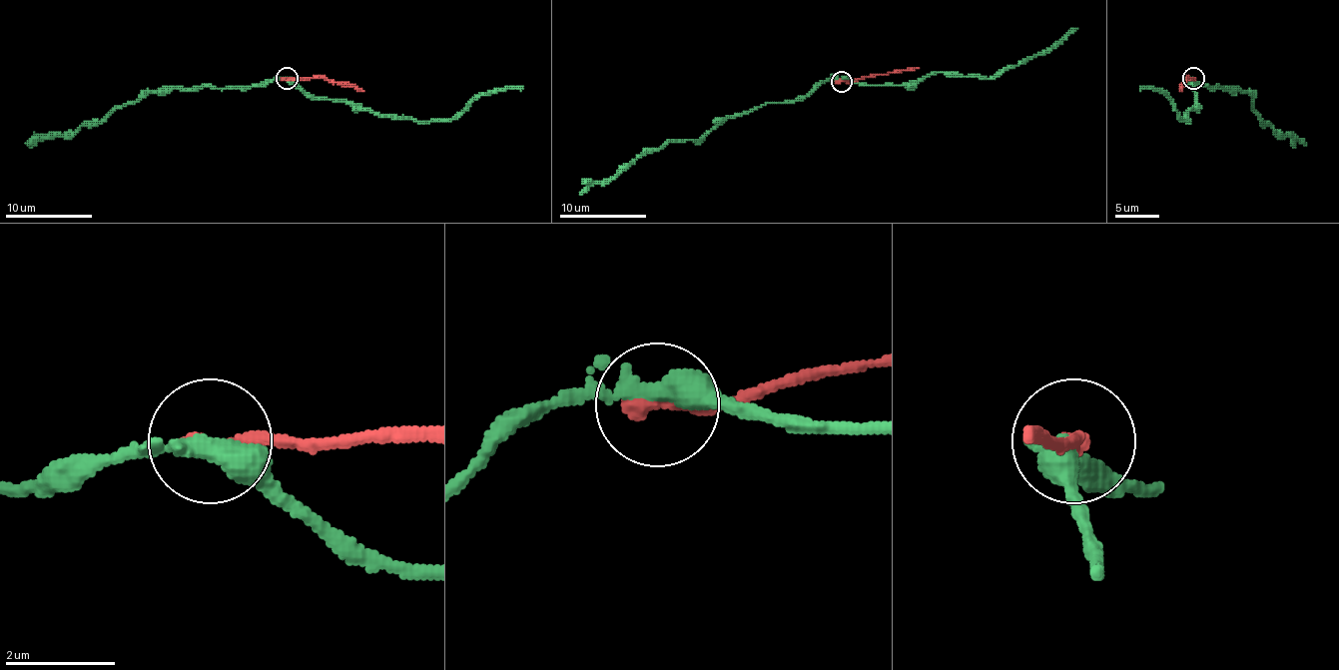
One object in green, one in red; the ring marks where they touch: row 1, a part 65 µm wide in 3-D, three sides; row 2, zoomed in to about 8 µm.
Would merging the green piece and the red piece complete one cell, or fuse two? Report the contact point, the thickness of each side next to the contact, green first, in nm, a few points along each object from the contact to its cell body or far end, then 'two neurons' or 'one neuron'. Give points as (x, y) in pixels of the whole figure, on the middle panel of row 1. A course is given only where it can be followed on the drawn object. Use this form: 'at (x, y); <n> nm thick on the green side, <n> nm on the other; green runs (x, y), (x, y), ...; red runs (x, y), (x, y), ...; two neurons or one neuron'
at (842, 81); 420 nm thick on the green side, 340 nm on the other; green runs (842, 81), (818, 83), (794, 101), (722, 118), (698, 140), (667, 140), (580, 195); red runs (842, 81), (919, 68); two neurons

